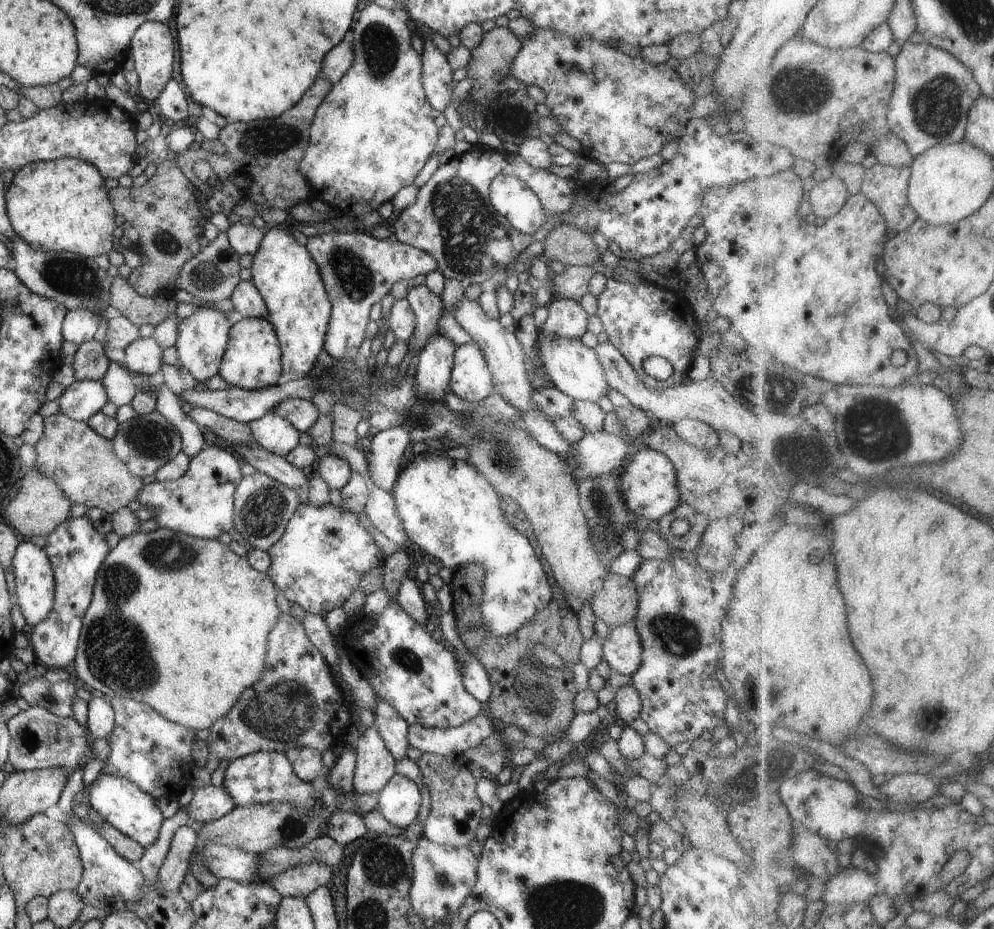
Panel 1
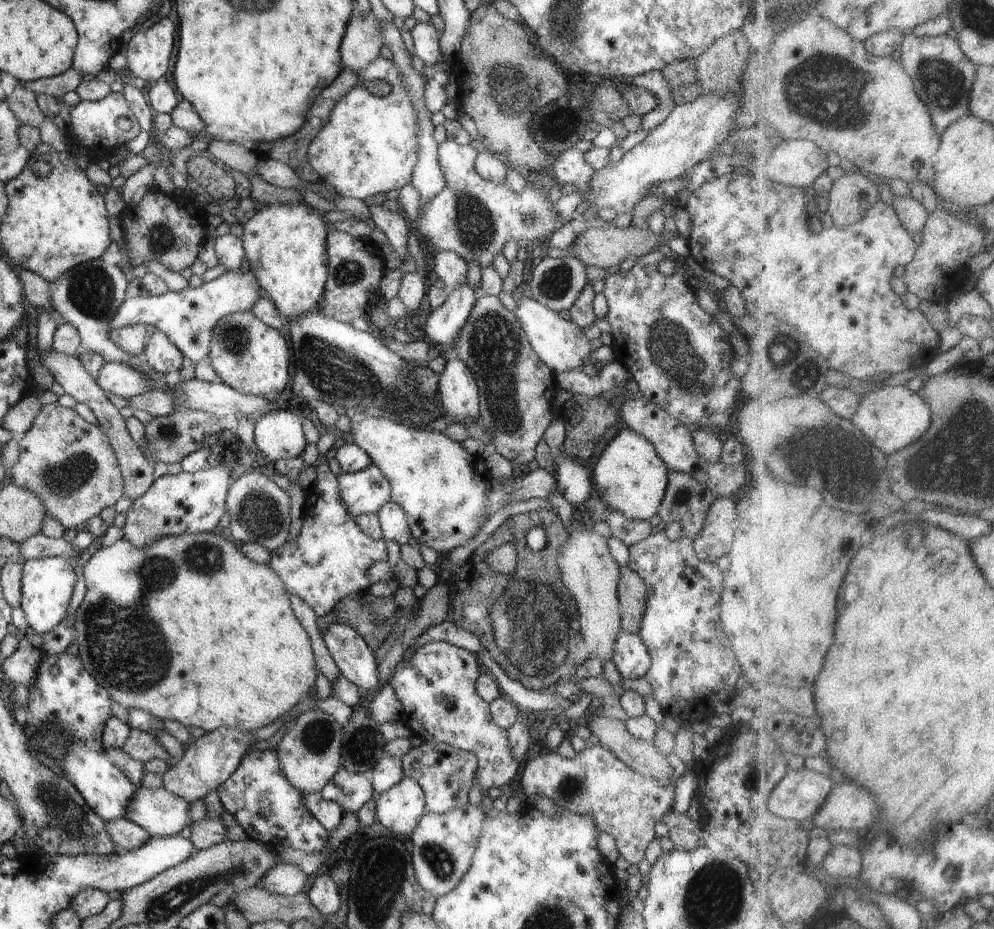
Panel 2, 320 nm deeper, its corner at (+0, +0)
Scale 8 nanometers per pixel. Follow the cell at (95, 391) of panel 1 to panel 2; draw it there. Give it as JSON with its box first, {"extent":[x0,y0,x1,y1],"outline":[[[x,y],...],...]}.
{"extent":[96,362,152,399],"outline":[[[118,362],[105,363],[96,378],[96,384],[106,394],[126,399],[152,389],[150,382],[142,374],[138,374],[138,370],[134,370],[128,364],[118,364]]]}

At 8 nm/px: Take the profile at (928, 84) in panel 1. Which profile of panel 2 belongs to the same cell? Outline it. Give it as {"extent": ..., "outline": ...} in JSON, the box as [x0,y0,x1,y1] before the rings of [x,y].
{"extent":[901,32,978,134],"outline":[[[907,32],[901,61],[905,70],[914,78],[918,94],[929,105],[940,134],[944,134],[954,122],[964,120],[973,113],[972,92],[978,80],[978,65],[962,50],[958,37],[940,35],[920,38]]]}

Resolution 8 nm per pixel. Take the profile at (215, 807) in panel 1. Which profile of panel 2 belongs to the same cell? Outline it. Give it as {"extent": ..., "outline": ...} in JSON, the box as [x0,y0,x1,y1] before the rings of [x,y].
{"extent":[124,787,192,836],"outline":[[[138,787],[124,817],[144,828],[151,836],[179,835],[192,823],[190,802],[175,796],[163,787],[150,790]]]}

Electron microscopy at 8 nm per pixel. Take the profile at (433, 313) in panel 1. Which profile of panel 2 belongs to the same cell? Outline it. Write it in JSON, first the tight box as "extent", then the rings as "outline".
{"extent":[369,204,411,262],"outline":[[[374,204],[369,209],[371,225],[380,228],[392,246],[394,254],[400,256],[400,260],[403,262],[408,253],[407,240],[408,234],[411,232],[410,223],[402,212],[386,210],[386,208],[382,208],[381,204]]]}

